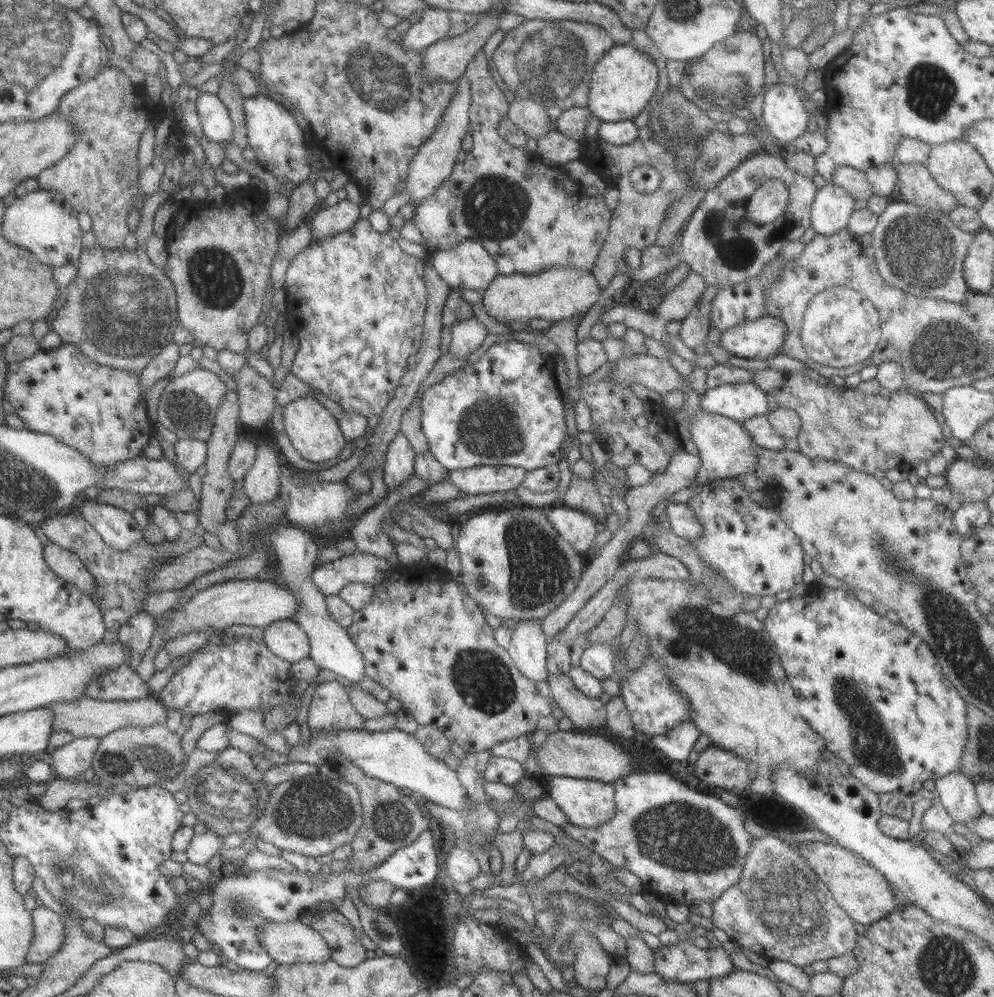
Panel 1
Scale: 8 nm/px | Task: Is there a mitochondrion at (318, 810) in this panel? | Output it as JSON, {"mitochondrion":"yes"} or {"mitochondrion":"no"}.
{"mitochondrion":"yes"}

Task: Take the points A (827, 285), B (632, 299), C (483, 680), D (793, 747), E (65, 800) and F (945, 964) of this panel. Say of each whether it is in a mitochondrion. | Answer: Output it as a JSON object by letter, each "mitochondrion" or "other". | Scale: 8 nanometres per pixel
{"A":"other","B":"other","C":"mitochondrion","D":"other","E":"other","F":"mitochondrion"}

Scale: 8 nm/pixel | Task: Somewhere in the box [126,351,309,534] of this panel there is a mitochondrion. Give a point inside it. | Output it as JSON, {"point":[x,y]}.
{"point":[185,415]}

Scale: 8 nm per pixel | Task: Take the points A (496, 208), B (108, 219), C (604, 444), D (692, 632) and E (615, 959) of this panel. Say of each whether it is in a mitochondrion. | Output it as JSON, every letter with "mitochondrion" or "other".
{"A":"mitochondrion","B":"other","C":"other","D":"mitochondrion","E":"other"}

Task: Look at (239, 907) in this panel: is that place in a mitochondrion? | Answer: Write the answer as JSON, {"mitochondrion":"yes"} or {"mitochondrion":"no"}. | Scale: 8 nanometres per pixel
{"mitochondrion":"yes"}

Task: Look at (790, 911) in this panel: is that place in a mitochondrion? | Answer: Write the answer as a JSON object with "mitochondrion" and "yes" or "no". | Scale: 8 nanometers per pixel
{"mitochondrion":"yes"}

